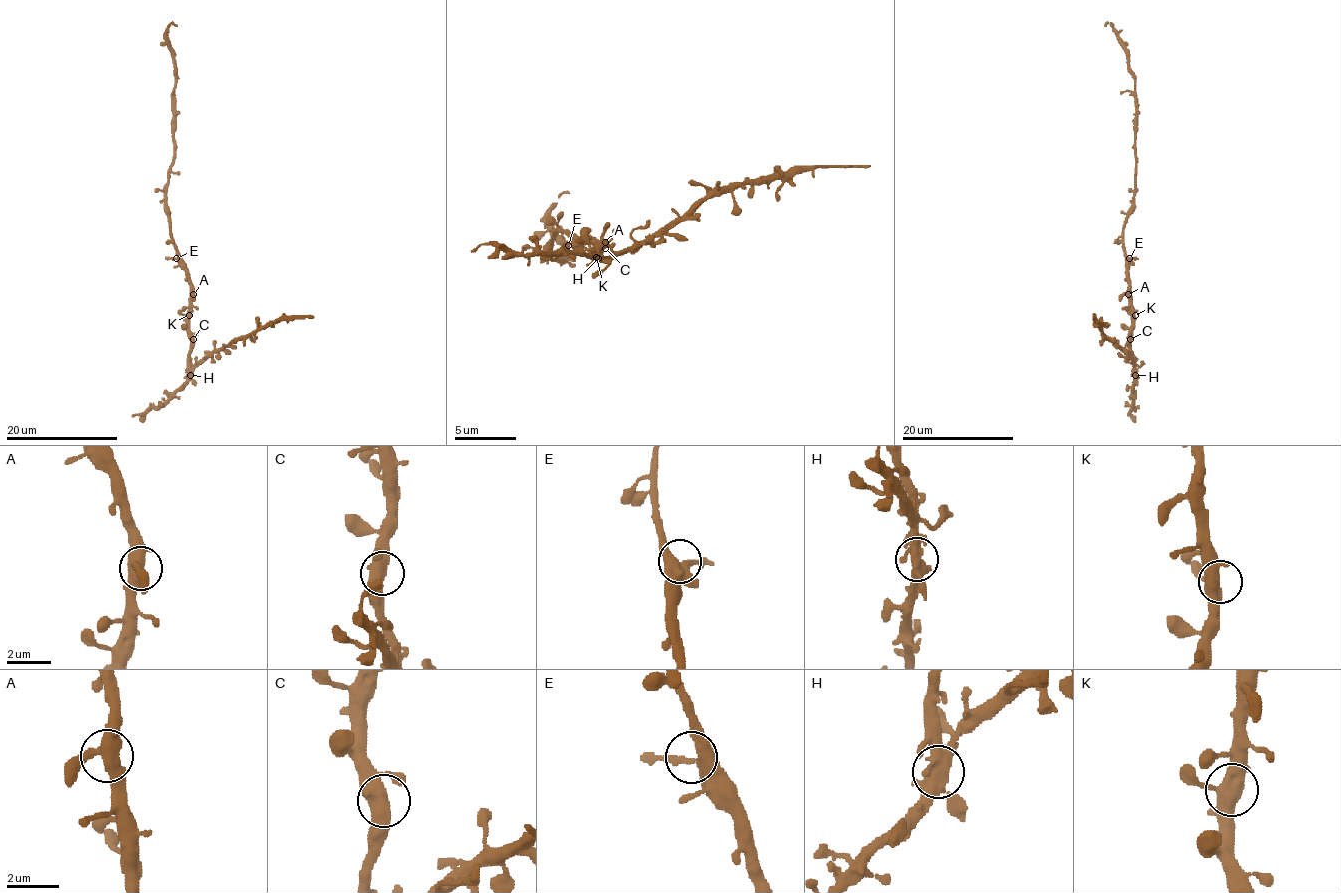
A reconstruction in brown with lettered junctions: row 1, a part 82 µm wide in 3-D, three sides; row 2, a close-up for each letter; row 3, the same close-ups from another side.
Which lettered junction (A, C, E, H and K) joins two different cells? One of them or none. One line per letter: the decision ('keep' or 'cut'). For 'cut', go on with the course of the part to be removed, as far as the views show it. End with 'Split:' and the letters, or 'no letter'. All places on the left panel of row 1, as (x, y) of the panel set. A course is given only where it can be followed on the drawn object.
A: keep
C: keep
E: keep
H: cut | (190, 375), (194, 368), (240, 337), (250, 336), (282, 319), (313, 318)
K: keep
Split: H

